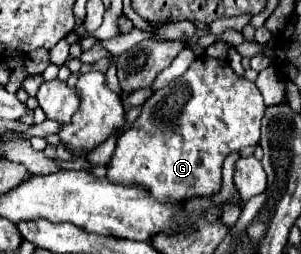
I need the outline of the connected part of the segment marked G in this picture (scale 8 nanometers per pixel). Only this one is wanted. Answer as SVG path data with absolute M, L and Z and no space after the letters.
M207 54L195 58L189 70L149 96L139 118L117 138L117 148L107 164L107 180L127 186L143 186L157 202L177 204L195 196L209 196L221 190L221 168L225 158L245 146L257 146L265 102L259 88L233 72L229 60Z

